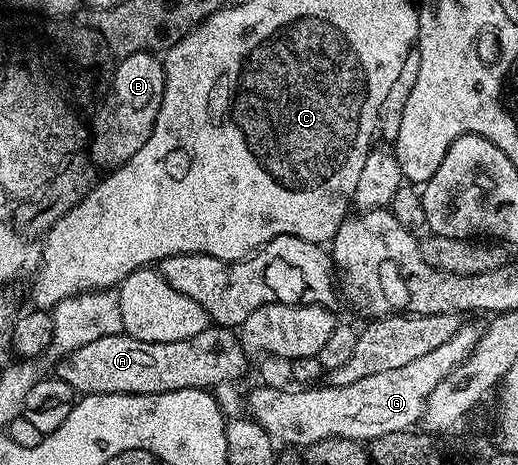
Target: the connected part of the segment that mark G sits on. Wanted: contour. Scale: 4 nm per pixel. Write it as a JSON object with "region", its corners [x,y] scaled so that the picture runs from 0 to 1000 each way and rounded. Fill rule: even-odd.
{"region":[[[892,703],[863,738],[840,746],[832,763],[793,772],[793,781],[763,798],[708,806],[708,815],[670,824],[670,832],[620,824],[610,832],[533,839],[504,824],[481,845],[477,888],[529,951],[542,955],[544,948],[550,961],[595,961],[641,940],[710,953],[732,935],[755,935],[755,927],[795,925],[813,903],[832,841],[905,770],[915,740],[917,725],[903,716],[903,705]]]}

